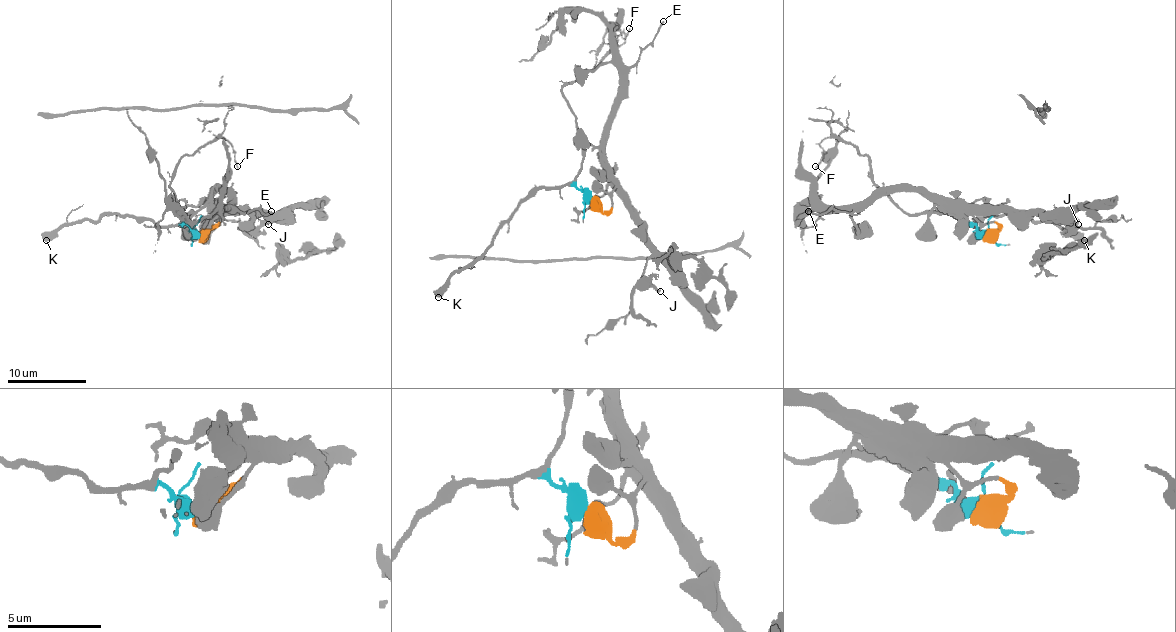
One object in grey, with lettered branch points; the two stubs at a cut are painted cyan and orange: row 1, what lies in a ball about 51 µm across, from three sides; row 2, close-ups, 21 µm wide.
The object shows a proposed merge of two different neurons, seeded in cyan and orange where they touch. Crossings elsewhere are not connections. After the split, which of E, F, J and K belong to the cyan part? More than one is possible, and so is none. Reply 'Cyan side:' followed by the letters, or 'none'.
Cyan side: F, K

